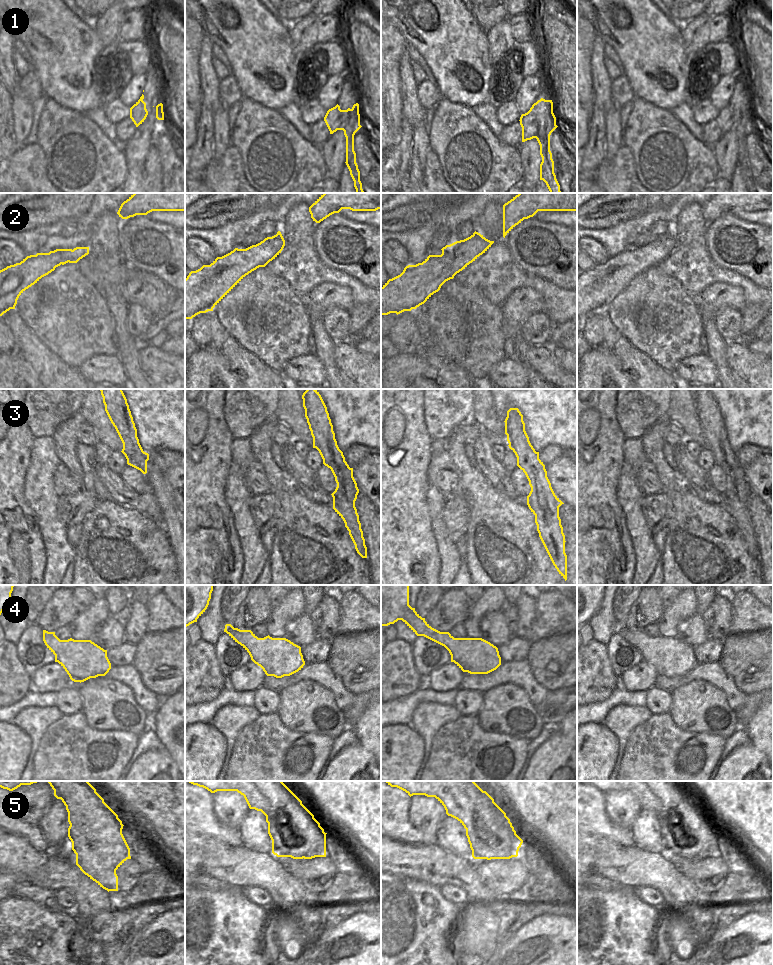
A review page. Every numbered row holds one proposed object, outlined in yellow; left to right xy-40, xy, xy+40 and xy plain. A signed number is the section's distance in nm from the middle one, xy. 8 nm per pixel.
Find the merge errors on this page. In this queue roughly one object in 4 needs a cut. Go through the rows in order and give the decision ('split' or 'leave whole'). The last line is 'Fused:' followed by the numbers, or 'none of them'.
1: split
2: leave whole
3: leave whole
4: leave whole
5: split
Fused: 1, 5

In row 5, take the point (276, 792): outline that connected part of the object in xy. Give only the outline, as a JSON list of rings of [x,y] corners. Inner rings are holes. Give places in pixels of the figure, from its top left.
[[[253,781],[262,795],[272,806],[272,816],[276,822],[276,830],[272,830],[272,823],[268,823],[268,834],[272,840],[272,853],[277,857],[291,857],[293,859],[303,859],[283,850],[287,839],[303,840],[304,832],[295,836],[292,834],[290,818],[278,812],[279,803],[291,803],[297,796],[282,781]]]

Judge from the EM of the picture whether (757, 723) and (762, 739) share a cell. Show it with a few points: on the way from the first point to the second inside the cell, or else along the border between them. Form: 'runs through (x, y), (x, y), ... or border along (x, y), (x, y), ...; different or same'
runs through (761, 727), (762, 735); same

